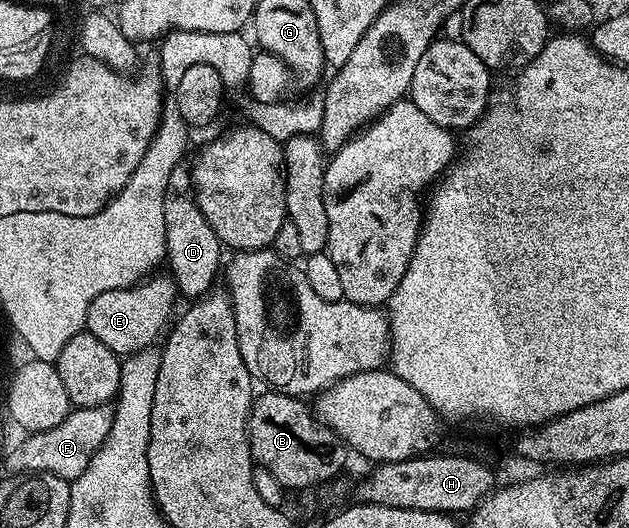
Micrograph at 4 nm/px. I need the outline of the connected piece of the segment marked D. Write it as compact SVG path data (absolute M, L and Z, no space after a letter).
M181 164L170 172L170 180L166 184L166 266L176 289L188 300L195 300L208 293L217 285L216 273L221 273L220 237L206 224L206 216L202 216L202 208L198 208L196 195L192 189L192 172L187 165Z

